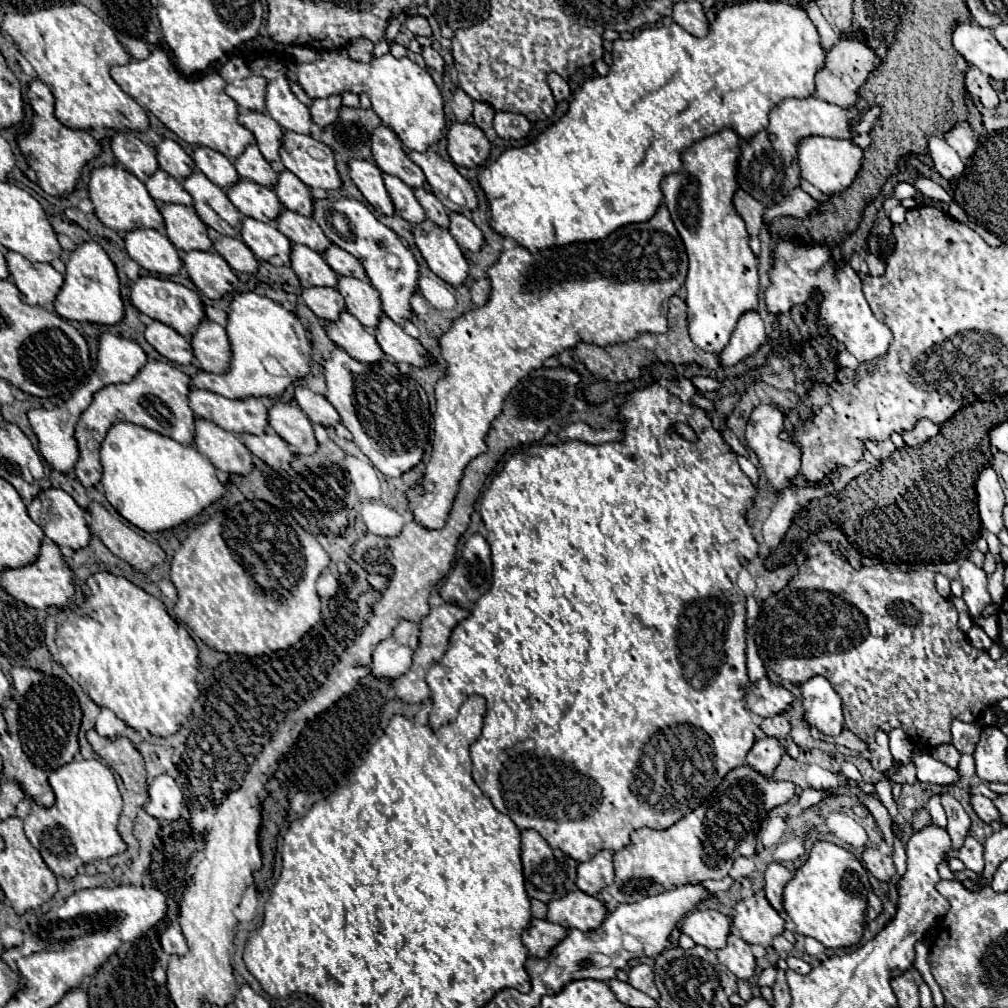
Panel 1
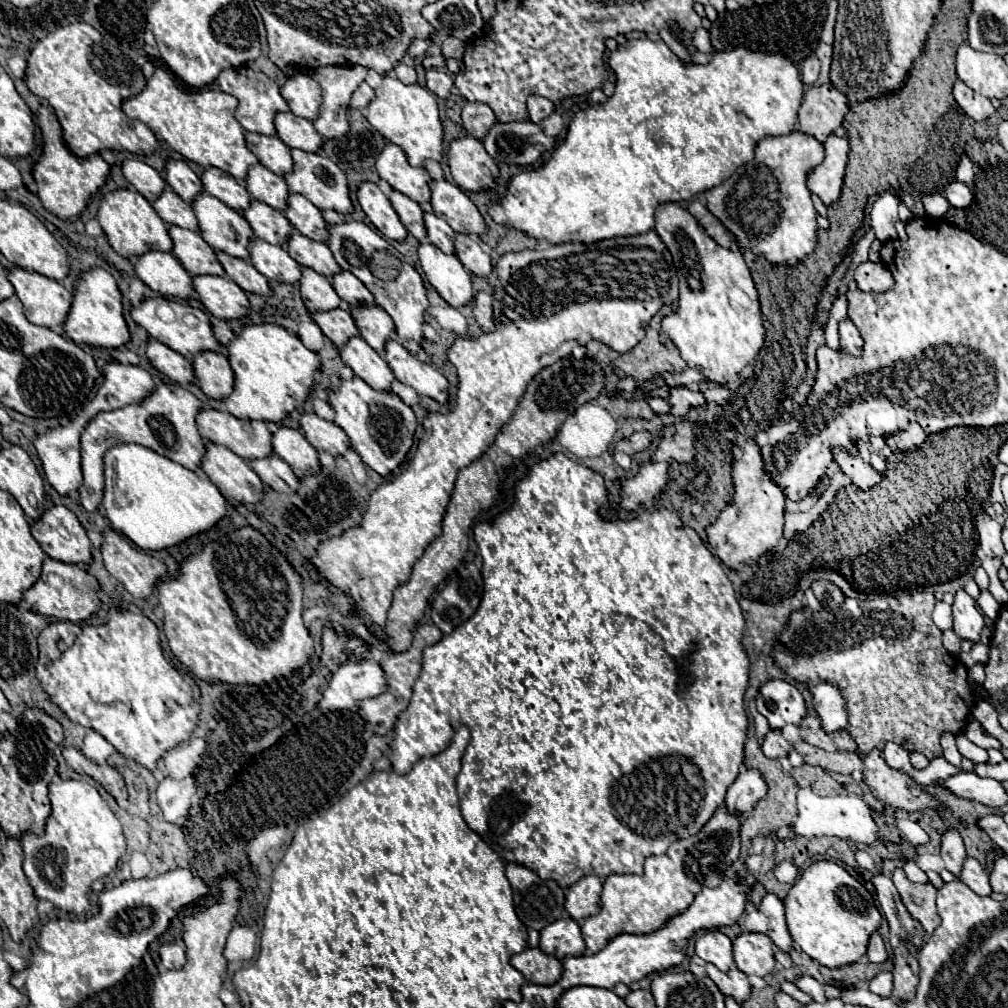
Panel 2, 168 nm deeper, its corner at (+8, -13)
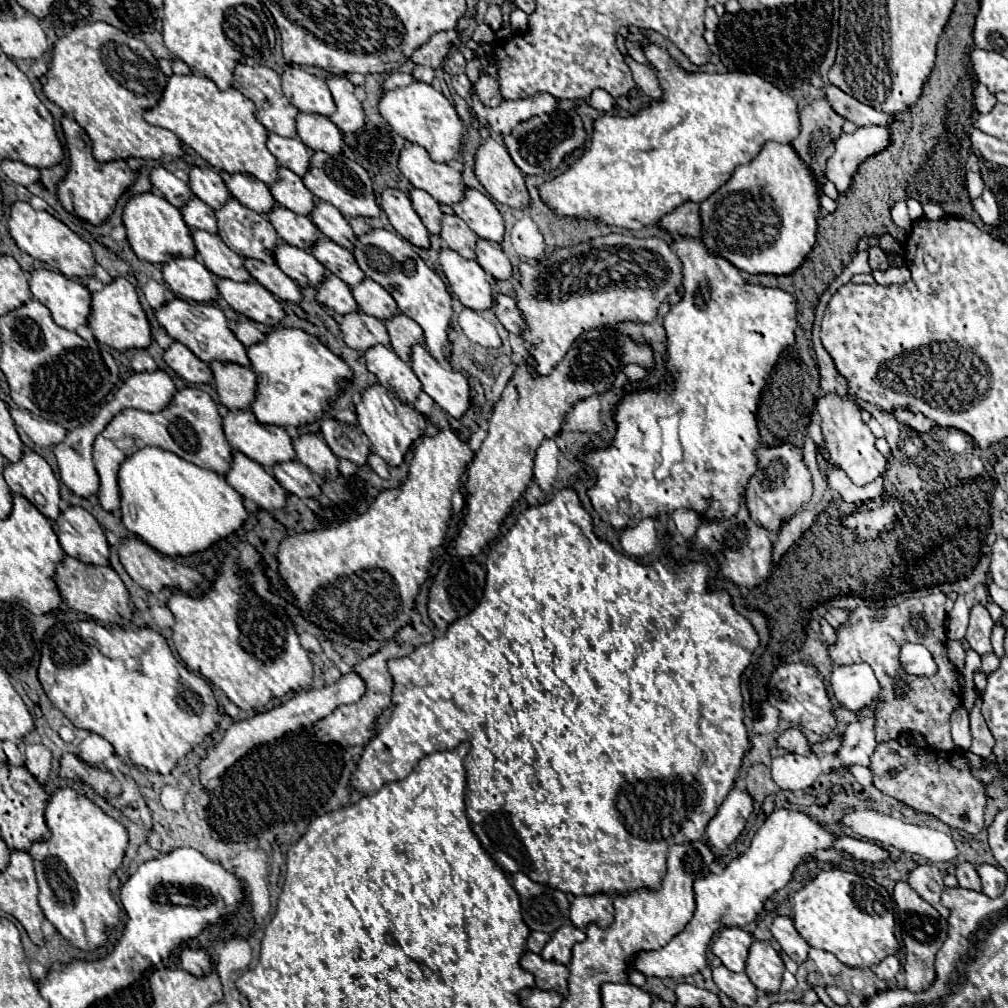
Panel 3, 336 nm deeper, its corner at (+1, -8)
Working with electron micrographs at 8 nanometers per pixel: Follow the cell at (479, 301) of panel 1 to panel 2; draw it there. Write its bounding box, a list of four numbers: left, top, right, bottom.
[474,293,494,331]

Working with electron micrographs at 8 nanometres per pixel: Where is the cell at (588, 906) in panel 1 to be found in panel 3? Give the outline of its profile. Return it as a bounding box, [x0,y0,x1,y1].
[541,924,585,966]

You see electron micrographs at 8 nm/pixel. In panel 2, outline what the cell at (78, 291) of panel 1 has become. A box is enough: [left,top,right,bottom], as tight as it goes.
[64,267,130,347]

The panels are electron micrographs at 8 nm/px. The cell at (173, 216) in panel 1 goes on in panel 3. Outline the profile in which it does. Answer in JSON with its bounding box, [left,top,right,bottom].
[191,230,253,282]

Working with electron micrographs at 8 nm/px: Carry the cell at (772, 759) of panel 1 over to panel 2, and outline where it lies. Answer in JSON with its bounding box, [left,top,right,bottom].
[724,769,766,813]

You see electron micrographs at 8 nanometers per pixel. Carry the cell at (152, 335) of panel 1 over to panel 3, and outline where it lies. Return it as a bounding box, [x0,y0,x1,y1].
[165,342,213,384]

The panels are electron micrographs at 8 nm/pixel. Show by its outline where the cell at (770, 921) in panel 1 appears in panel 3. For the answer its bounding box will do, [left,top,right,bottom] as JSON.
[745,940,785,994]

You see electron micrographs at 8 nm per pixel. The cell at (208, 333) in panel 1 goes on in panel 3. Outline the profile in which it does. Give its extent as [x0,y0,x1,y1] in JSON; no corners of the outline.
[211,362,257,412]

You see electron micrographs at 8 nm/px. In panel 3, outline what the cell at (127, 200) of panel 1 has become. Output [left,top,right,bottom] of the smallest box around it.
[123,192,197,266]

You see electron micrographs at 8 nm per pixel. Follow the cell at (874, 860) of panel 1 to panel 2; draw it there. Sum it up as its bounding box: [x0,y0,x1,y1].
[872,873,926,999]

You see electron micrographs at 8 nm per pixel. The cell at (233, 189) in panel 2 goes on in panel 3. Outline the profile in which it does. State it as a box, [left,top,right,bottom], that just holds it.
[227,174,275,214]

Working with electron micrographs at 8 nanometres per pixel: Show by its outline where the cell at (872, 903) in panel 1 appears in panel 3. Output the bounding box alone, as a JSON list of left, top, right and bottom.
[873,956,901,980]

